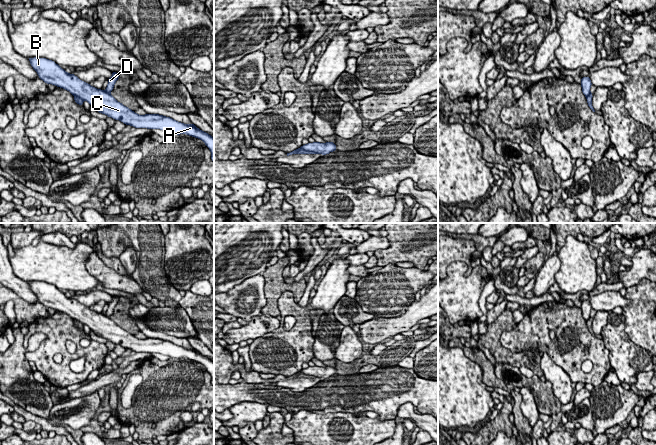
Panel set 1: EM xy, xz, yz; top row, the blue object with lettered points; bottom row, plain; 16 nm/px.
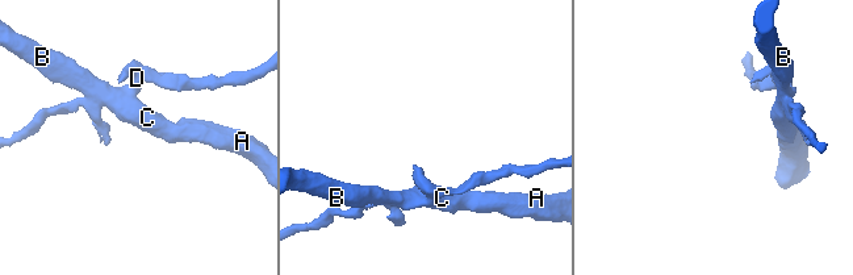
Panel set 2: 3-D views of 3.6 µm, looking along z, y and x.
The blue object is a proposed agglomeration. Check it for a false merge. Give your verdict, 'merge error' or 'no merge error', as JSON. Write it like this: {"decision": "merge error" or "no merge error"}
{"decision": "merge error"}

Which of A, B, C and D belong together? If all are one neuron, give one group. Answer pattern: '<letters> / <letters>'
A B C / D

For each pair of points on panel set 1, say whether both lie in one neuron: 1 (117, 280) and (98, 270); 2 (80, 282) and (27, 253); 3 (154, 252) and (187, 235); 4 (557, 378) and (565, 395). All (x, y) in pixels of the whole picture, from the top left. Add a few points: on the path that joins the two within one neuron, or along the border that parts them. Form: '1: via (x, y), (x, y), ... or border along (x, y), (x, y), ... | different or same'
1: via (112, 280), (103, 273) | same
2: via (67, 270), (59, 265), (40, 263) | same
3: border along (164, 235), (165, 270) | different
4: via (561, 382), (563, 391) | same

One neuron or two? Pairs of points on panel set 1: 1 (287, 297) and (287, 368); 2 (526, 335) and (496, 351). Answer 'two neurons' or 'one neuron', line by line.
1: one neuron
2: two neurons

